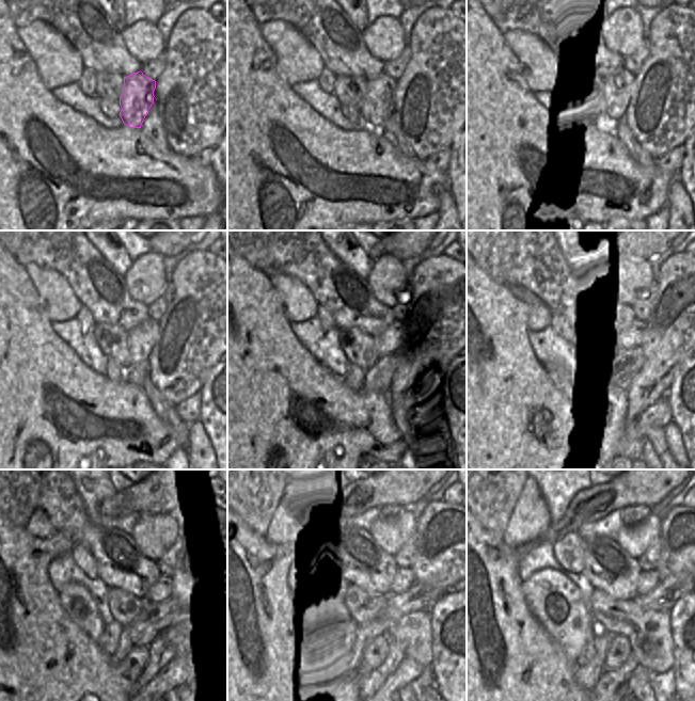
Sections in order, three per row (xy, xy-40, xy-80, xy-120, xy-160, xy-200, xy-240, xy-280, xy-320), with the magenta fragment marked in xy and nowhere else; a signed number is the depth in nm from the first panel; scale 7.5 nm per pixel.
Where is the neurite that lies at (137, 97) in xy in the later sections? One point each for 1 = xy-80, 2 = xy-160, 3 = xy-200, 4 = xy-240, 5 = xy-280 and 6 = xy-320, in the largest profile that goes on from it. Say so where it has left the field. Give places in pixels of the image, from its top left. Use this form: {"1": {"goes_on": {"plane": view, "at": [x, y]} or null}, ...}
{"1": {"goes_on": {"plane": "xy-80", "at": [618, 89]}}, "2": {"goes_on": {"plane": "xy-160", "at": [388, 343]}}, "3": {"goes_on": {"plane": "xy-200", "at": [632, 346]}}, "4": {"goes_on": {"plane": "xy-240", "at": [160, 590]}}, "5": {"goes_on": {"plane": "xy-280", "at": [405, 578]}}, "6": {"goes_on": {"plane": "xy-320", "at": [647, 580]}}}

